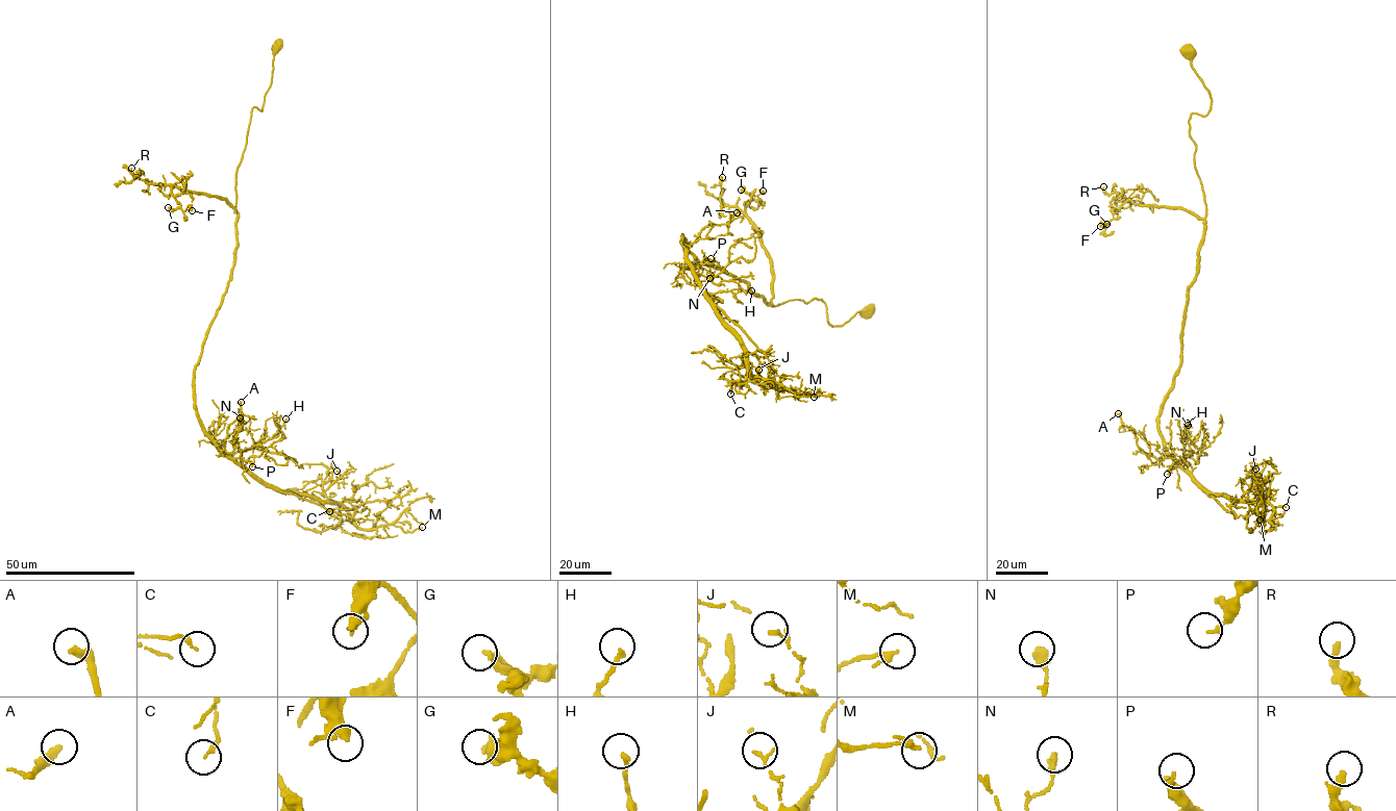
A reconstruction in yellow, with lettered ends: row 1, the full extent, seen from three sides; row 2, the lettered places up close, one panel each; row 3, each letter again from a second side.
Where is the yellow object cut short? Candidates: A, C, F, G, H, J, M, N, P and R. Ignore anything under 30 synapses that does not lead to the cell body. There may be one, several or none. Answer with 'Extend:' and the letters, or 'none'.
Extend: none

